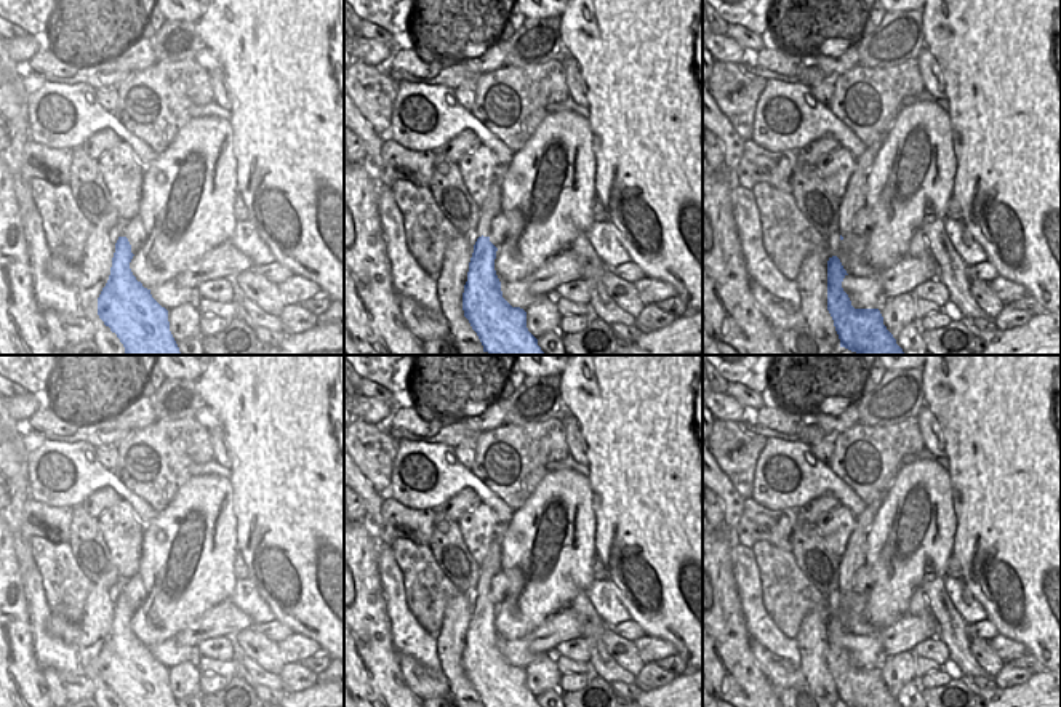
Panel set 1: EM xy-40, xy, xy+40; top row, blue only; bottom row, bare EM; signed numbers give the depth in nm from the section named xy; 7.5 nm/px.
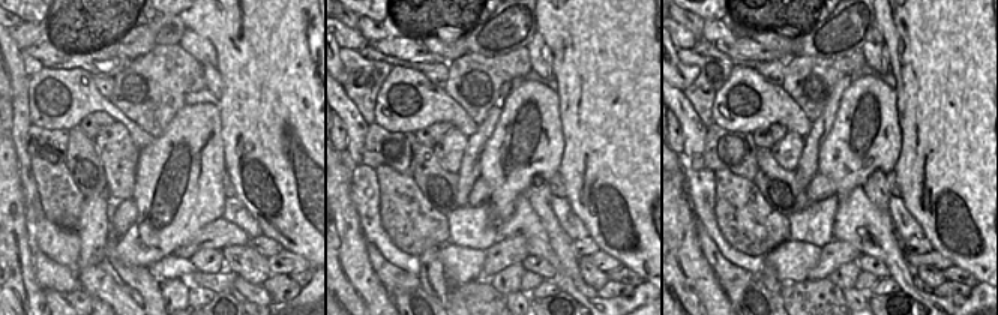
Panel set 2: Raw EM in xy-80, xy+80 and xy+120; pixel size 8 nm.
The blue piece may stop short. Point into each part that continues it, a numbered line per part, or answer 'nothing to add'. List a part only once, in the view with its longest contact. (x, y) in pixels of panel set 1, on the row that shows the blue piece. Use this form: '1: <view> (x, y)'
1: xy (492, 205)

